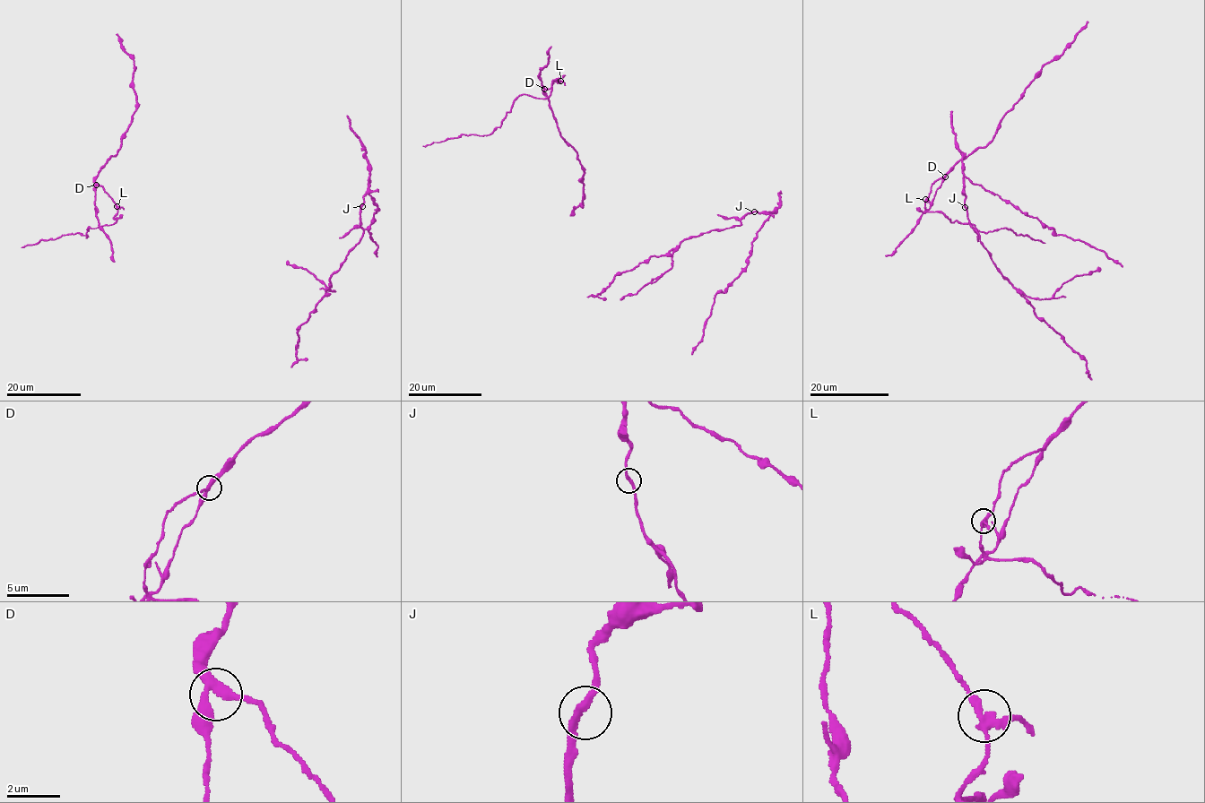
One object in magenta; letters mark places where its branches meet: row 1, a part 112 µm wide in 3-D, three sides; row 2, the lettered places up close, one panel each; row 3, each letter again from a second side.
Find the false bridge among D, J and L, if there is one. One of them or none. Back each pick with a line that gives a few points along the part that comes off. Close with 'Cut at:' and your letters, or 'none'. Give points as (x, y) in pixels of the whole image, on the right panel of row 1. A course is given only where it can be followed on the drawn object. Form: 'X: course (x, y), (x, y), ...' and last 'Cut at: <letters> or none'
L: course (925, 200), (928, 211), (938, 211), (950, 221), (969, 223), (984, 233), (1006, 228), (1044, 243)
Cut at: L

